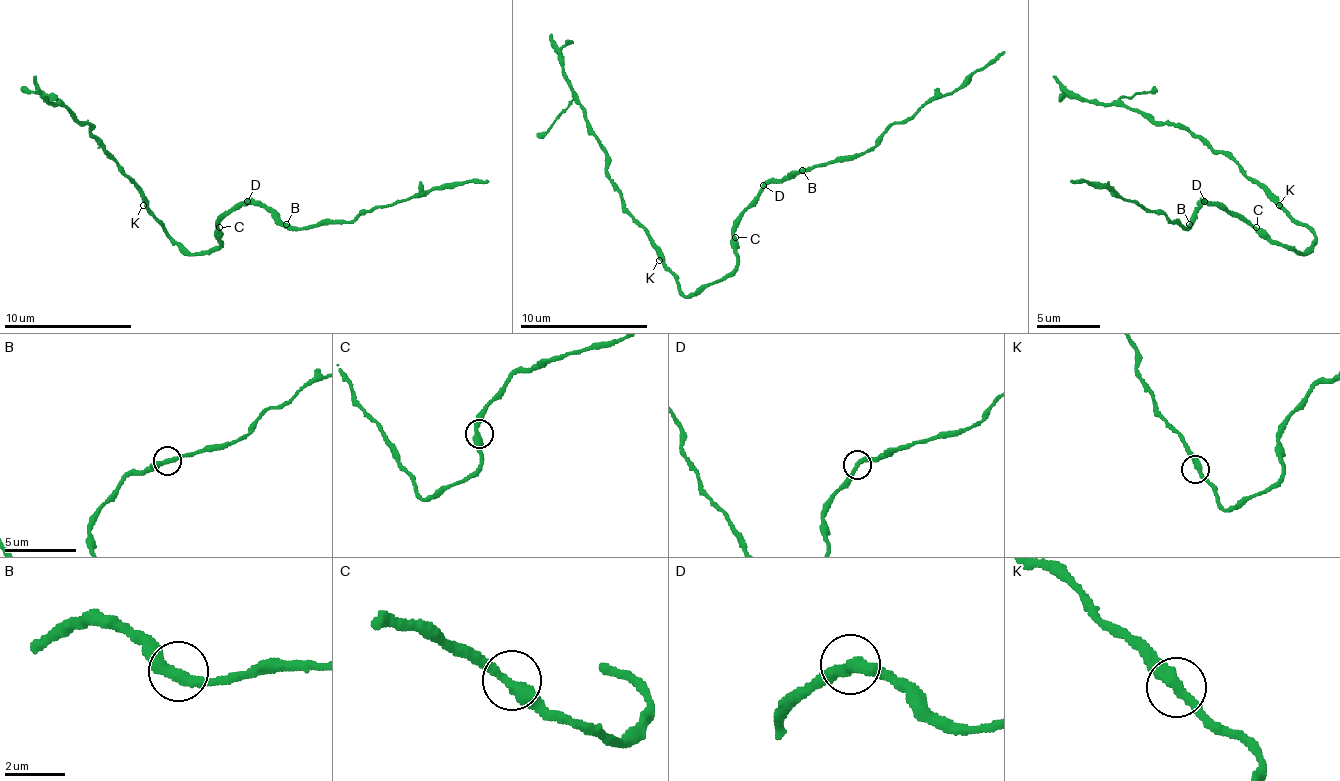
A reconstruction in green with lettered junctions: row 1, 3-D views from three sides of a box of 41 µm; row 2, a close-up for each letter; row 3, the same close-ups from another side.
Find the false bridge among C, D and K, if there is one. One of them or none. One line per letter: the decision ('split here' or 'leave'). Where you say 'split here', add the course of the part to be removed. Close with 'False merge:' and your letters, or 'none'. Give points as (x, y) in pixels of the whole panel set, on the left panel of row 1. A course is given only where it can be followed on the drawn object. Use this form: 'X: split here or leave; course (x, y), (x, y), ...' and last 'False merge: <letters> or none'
C: leave
D: leave
K: leave
False merge: none

